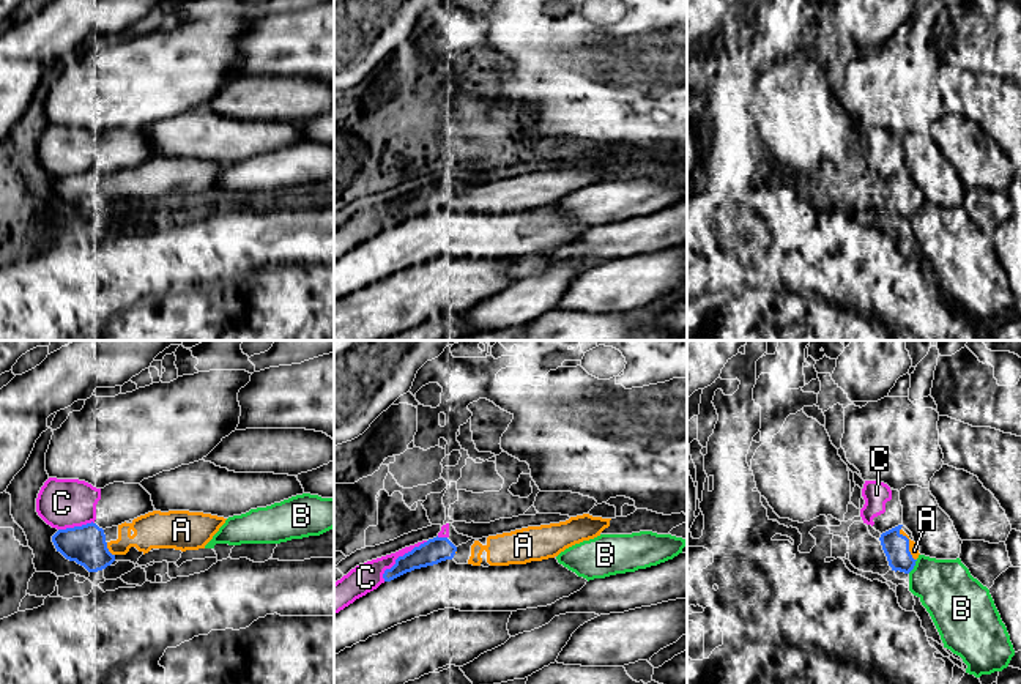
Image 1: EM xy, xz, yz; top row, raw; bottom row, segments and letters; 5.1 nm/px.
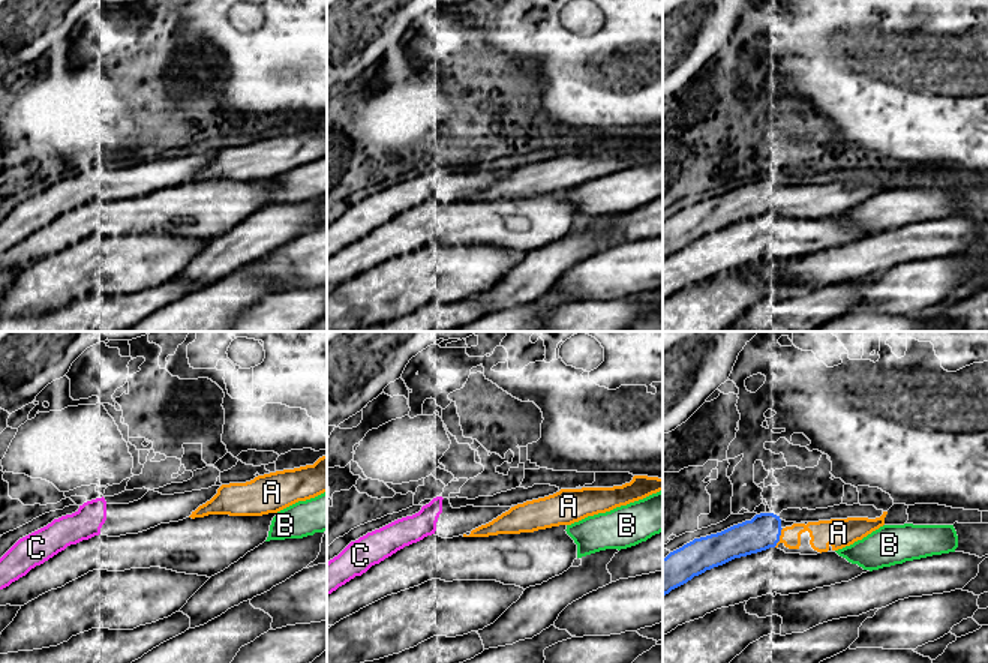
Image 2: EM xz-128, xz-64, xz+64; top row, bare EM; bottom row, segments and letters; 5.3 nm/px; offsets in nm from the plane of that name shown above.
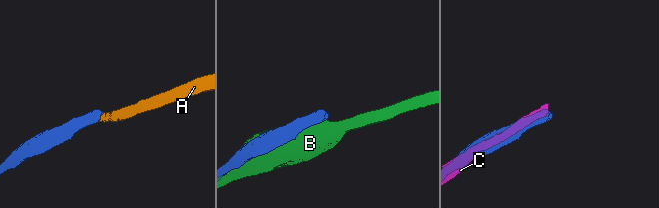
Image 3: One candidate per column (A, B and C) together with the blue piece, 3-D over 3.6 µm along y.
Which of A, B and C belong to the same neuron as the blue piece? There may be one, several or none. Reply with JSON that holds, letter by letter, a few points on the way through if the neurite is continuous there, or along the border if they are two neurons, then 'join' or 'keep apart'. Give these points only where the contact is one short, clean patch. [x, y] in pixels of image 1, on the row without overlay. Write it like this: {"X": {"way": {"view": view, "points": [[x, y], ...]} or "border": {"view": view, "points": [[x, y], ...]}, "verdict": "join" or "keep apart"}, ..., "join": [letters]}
{"A": {"way": {"view": "yz", "points": [[895, 193], [908, 191], [914, 197]]}, "verdict": "join"}, "B": {"verdict": "keep apart"}, "C": {"verdict": "keep apart"}, "join": ["A"]}

